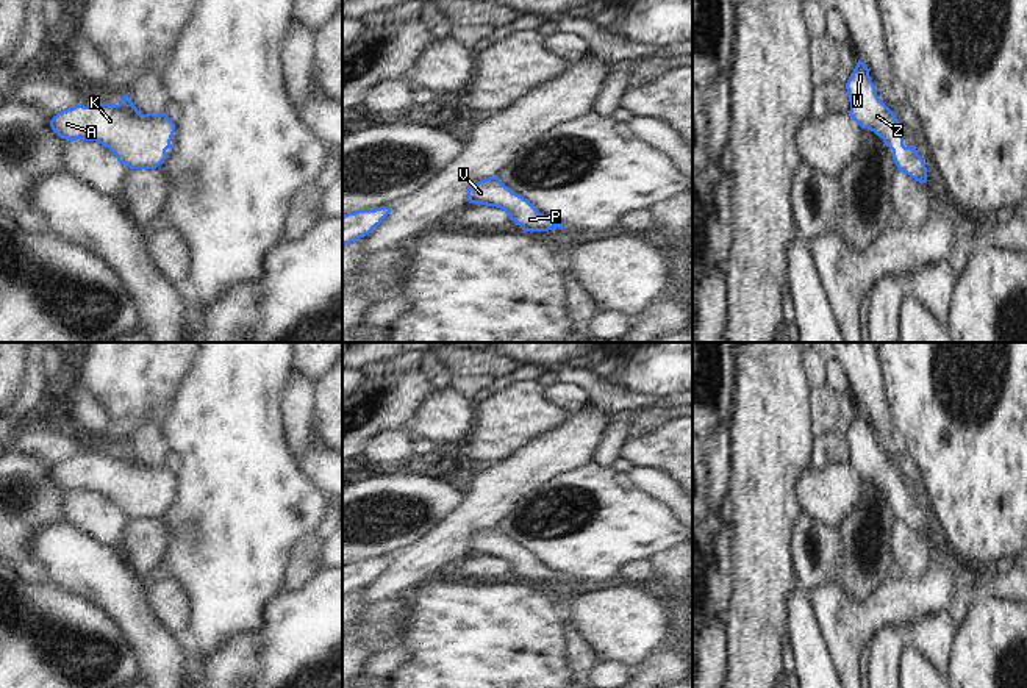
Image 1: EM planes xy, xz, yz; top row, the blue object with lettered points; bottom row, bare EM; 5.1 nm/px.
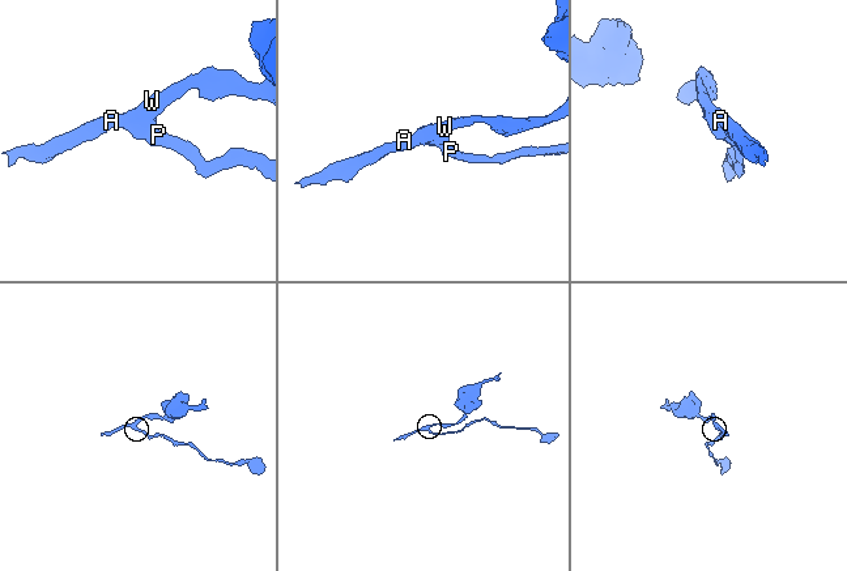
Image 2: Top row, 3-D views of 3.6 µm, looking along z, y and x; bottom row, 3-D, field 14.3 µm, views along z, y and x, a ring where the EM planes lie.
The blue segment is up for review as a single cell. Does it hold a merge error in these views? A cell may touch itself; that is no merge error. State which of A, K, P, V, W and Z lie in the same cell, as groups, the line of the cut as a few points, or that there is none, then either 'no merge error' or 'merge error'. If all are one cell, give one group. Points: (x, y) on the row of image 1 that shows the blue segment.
groups A K P V W Z; cut none; no merge error

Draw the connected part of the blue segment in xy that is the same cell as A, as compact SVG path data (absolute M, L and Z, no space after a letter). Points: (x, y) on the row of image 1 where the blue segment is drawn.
M128 94L122 95L119 105L63 109L50 120L50 127L69 141L97 141L130 169L156 169L167 158L166 150L174 149L175 124L166 113L141 114Z

